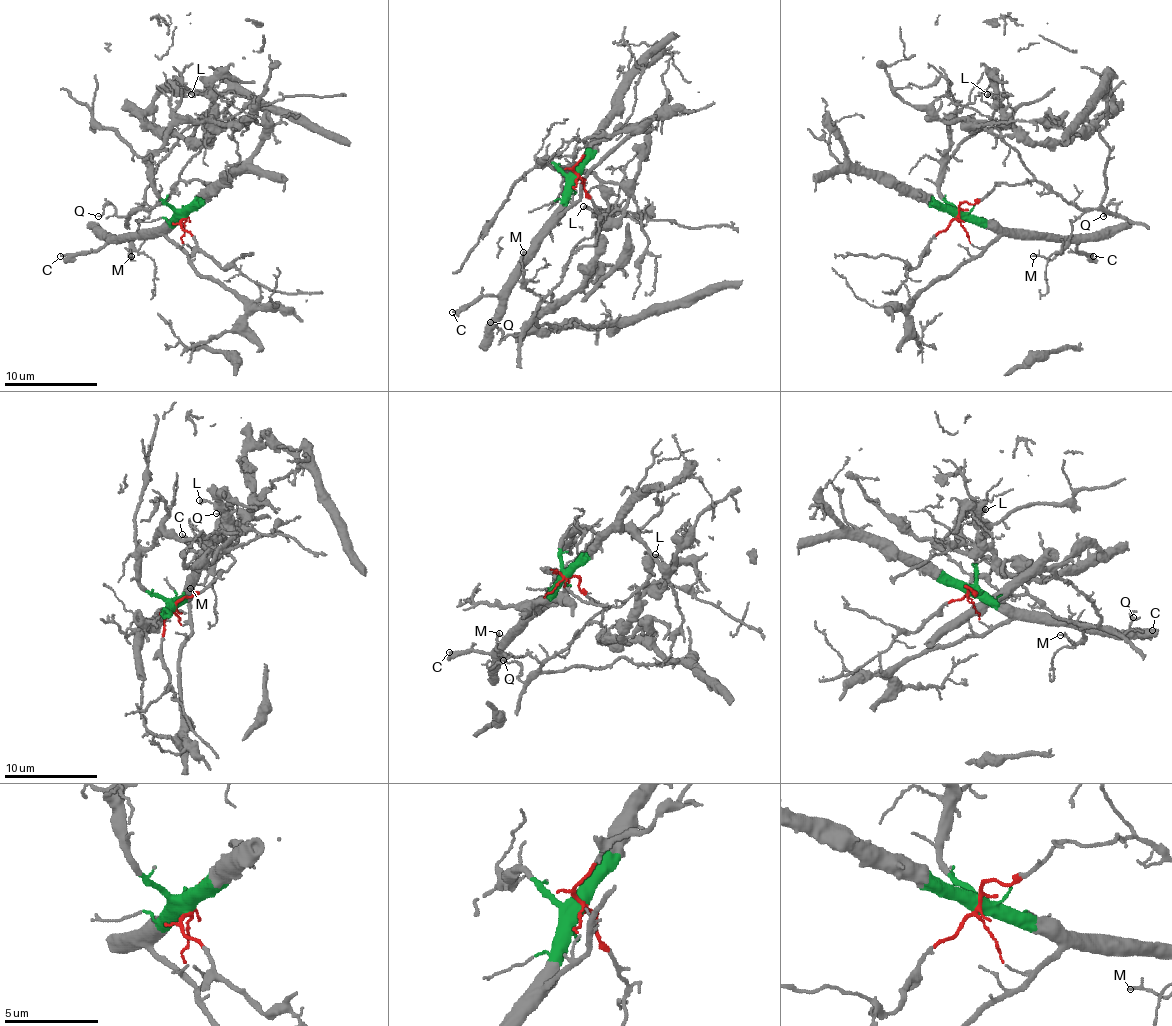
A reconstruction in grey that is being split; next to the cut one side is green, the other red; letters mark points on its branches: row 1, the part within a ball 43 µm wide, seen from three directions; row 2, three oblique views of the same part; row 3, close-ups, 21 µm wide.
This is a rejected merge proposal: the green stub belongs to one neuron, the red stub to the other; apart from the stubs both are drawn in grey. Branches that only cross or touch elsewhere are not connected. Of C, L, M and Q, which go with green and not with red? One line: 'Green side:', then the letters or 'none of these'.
Green side: C

